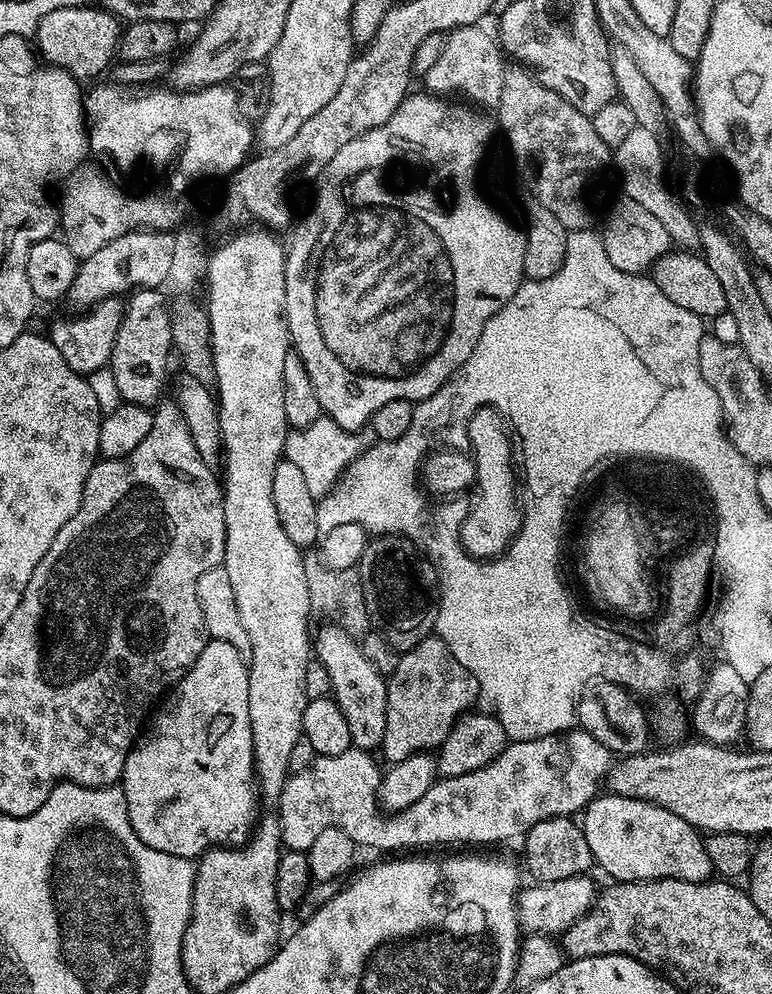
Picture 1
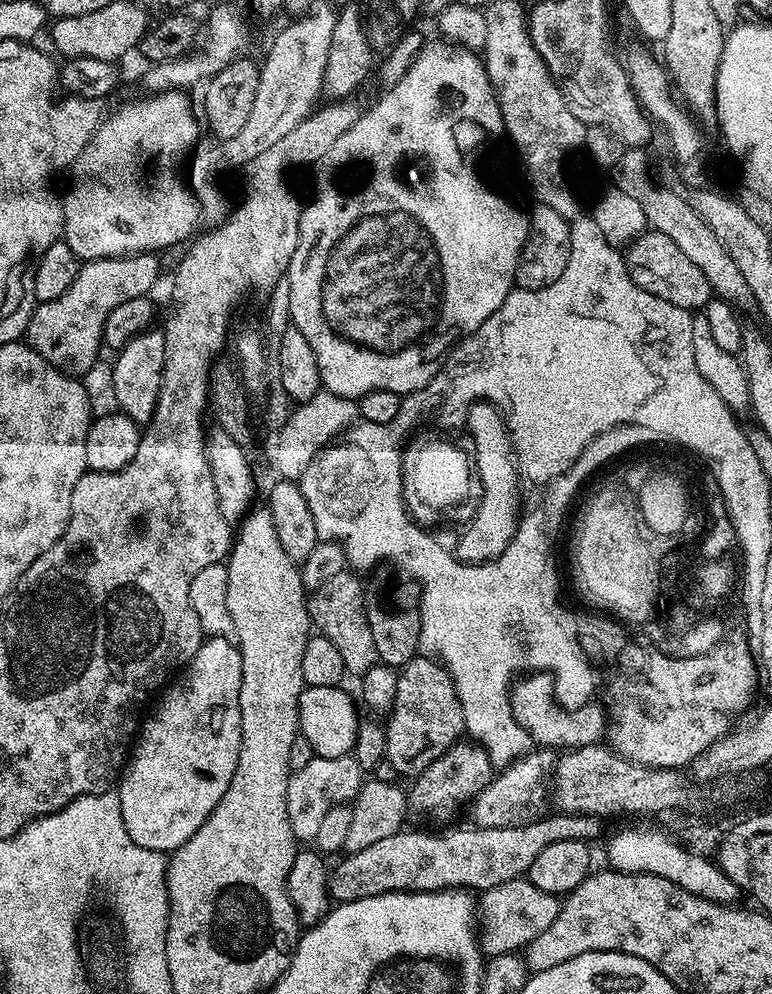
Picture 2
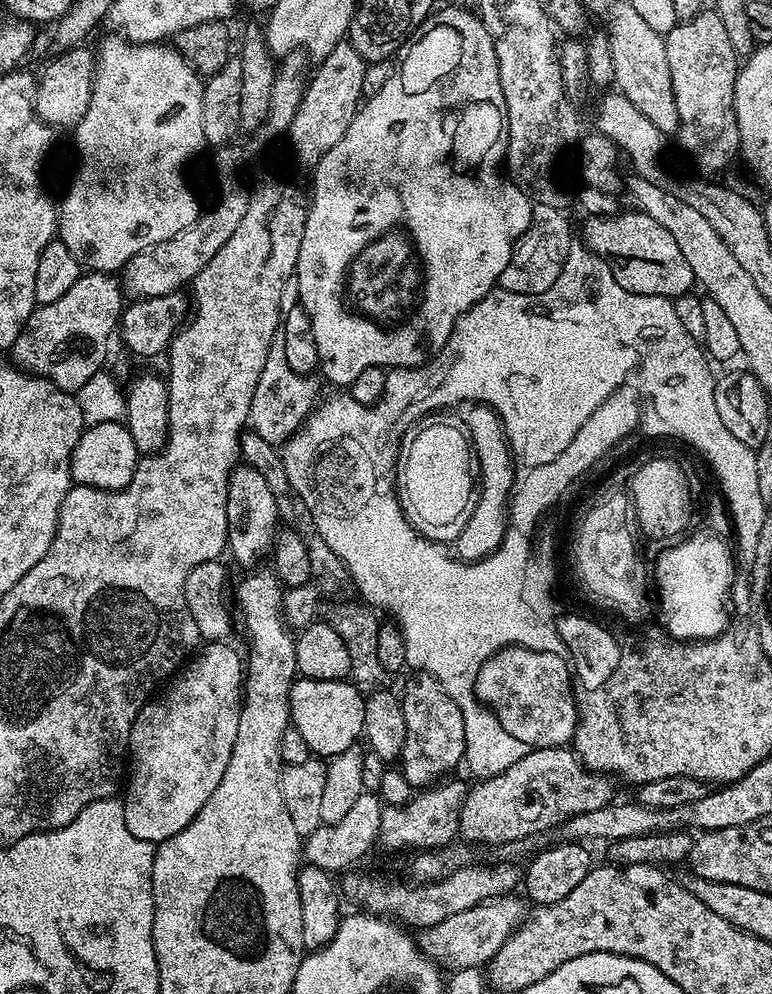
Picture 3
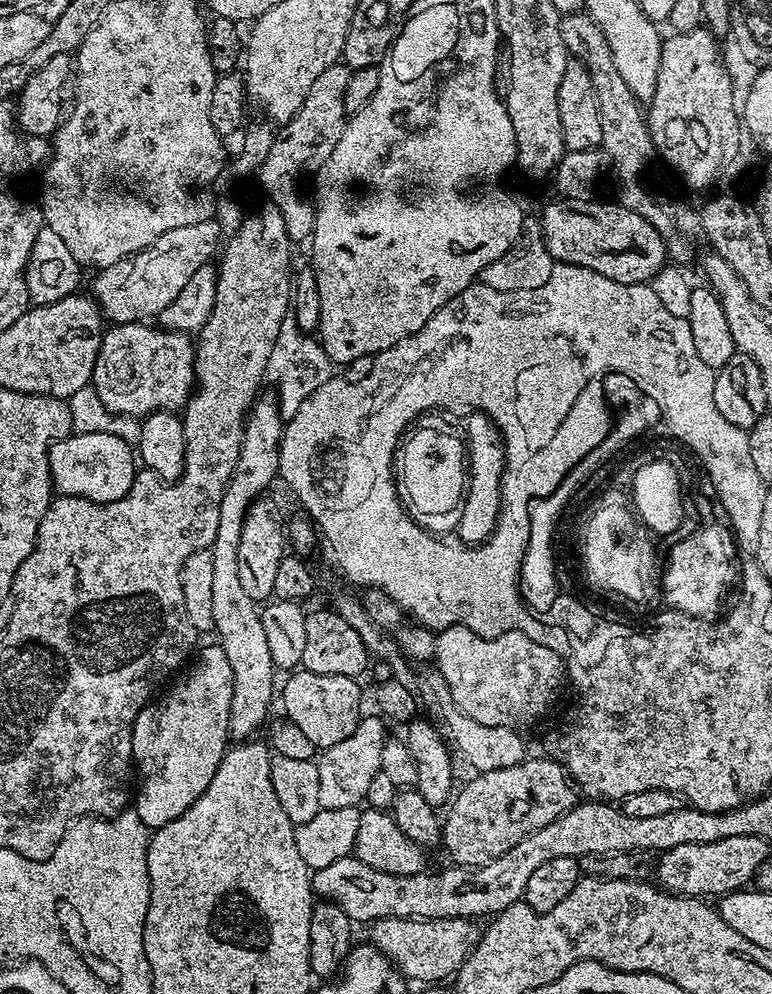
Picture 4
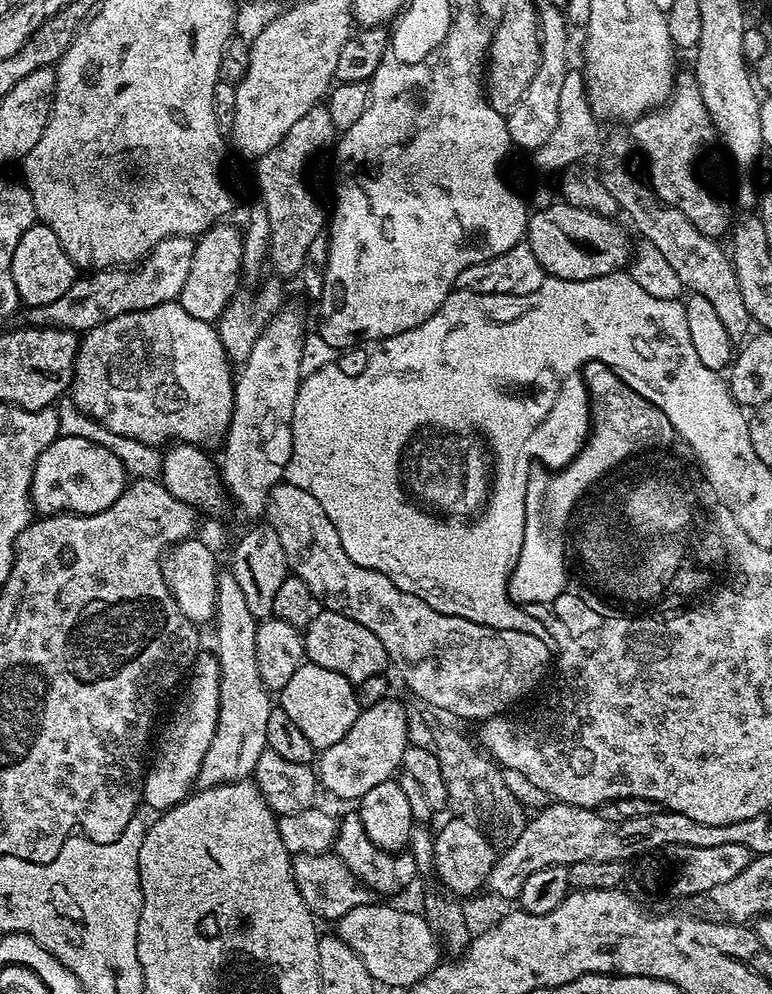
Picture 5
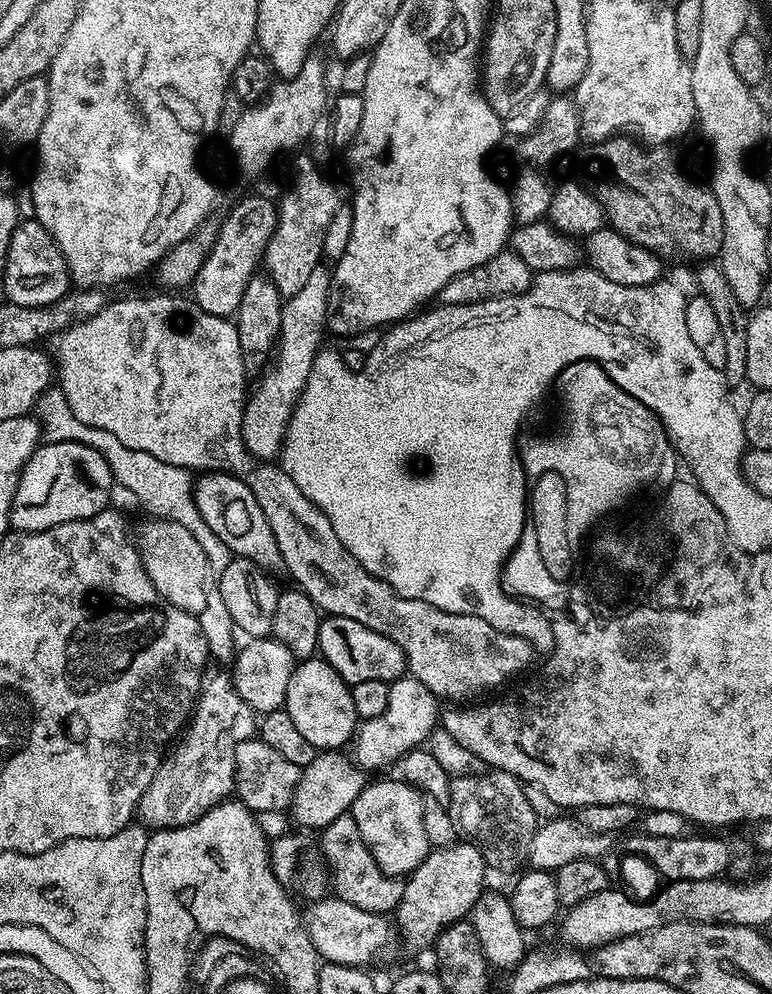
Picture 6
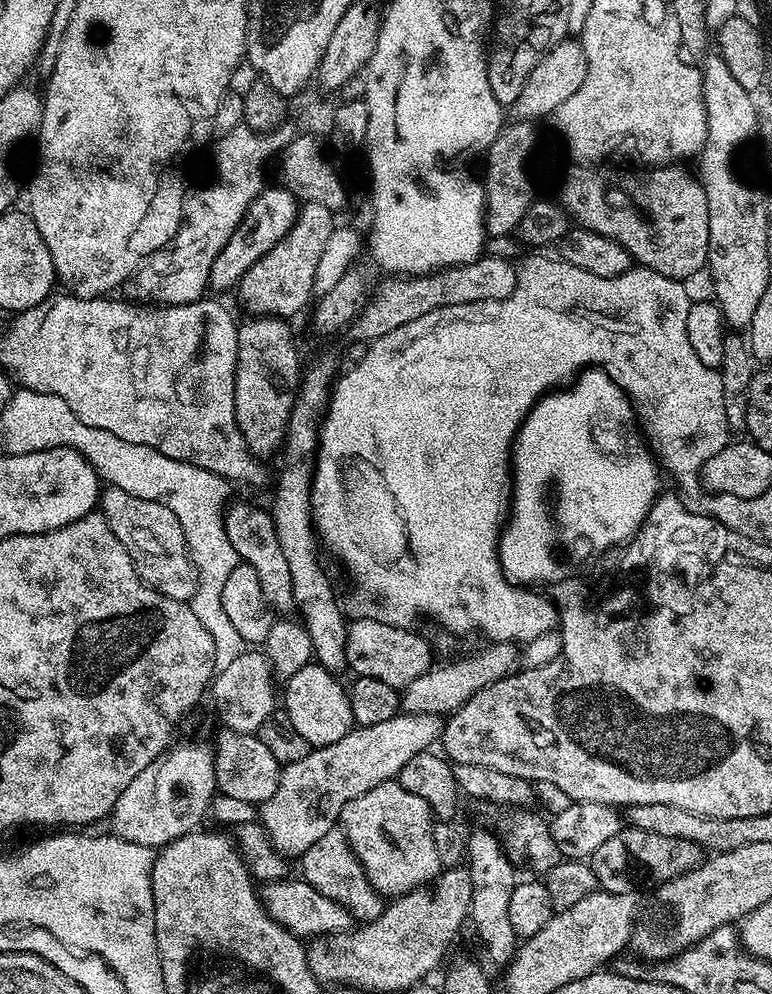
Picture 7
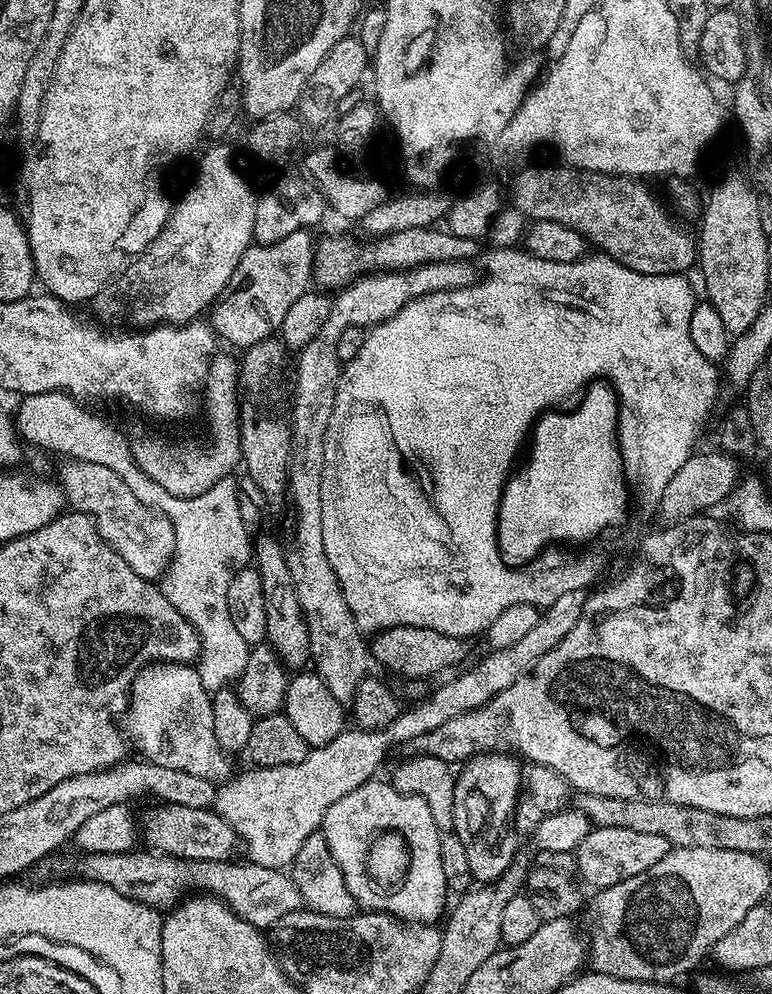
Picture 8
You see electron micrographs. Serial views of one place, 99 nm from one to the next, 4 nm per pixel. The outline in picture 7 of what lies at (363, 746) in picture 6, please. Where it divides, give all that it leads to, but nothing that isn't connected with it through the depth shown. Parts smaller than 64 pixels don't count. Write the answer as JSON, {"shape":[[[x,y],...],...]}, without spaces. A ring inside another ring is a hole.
{"shape":[[[492,642],[489,648],[481,650],[477,656],[469,660],[456,660],[442,668],[433,666],[422,678],[414,678],[410,686],[402,689],[402,708],[404,712],[425,712],[426,714],[451,714],[461,708],[478,690],[498,682],[503,676],[509,675],[518,664],[518,648],[512,642]]]}

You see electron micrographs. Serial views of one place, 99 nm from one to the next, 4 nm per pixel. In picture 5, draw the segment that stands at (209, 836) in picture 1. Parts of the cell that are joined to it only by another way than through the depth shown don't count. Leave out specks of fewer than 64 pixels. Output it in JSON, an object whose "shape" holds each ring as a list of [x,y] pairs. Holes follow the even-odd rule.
{"shape":[[[201,650],[196,653],[196,661],[192,663],[183,688],[184,693],[172,712],[172,721],[160,736],[156,757],[153,760],[151,757],[142,785],[143,803],[156,808],[157,813],[168,811],[193,791],[206,750],[210,750],[210,742],[214,740],[220,709],[220,659],[215,651]]]}

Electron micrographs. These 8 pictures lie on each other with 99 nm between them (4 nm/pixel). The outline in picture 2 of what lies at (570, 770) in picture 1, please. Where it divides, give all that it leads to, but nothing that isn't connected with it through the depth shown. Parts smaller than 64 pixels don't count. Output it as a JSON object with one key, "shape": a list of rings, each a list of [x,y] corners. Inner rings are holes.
{"shape":[[[533,750],[497,771],[470,805],[472,816],[476,819],[473,820],[475,827],[510,827],[531,821],[540,812],[538,810],[543,806],[543,800],[546,800],[546,781],[553,764],[554,756],[551,751]],[[352,754],[342,758],[313,756],[306,766],[302,766],[302,770],[292,772],[286,786],[286,810],[290,814],[290,830],[294,830],[297,841],[315,841],[322,818],[326,818],[331,808],[355,801],[361,787],[362,769]]]}

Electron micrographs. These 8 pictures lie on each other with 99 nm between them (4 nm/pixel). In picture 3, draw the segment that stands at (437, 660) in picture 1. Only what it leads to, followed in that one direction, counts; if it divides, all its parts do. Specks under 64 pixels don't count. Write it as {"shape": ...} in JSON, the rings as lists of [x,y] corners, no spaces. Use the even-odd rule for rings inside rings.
{"shape":[[[416,674],[408,684],[408,689],[402,692],[402,703],[404,706],[404,717],[406,718],[406,742],[402,742],[398,767],[403,772],[406,782],[412,784],[413,789],[423,790],[447,777],[456,767],[461,767],[464,759],[464,747],[466,746],[466,730],[464,729],[464,719],[462,710],[442,690],[442,686],[436,681],[436,677],[427,674]]]}

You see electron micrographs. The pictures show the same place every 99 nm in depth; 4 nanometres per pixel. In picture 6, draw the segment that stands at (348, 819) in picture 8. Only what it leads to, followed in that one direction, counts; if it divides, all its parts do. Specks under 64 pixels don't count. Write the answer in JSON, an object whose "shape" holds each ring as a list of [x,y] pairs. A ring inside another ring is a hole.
{"shape":[[[403,779],[376,780],[365,783],[358,798],[352,803],[350,814],[358,824],[362,842],[374,854],[374,862],[382,866],[388,876],[407,877],[428,856],[430,845],[426,830],[422,830],[421,793]]]}

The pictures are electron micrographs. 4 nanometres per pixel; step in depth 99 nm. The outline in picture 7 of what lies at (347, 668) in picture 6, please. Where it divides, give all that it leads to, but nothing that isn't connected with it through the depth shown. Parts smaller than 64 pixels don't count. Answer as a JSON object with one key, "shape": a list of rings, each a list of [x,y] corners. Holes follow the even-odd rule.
{"shape":[[[367,618],[351,621],[346,634],[348,668],[354,670],[357,677],[378,678],[397,690],[410,686],[414,678],[422,678],[422,674],[426,674],[434,664],[431,646],[410,629],[408,626]]]}

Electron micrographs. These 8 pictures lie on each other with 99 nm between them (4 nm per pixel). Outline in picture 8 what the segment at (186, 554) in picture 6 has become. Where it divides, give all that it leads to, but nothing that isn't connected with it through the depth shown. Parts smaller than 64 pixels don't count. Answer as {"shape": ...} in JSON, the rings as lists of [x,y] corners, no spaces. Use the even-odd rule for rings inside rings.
{"shape":[[[71,458],[63,461],[60,468],[58,483],[64,490],[67,503],[77,512],[84,512],[91,516],[98,526],[98,534],[118,554],[122,554],[122,562],[138,574],[138,578],[156,582],[163,577],[168,570],[168,563],[176,547],[174,546],[174,526],[156,508],[146,506],[146,502],[138,502],[114,474],[106,466],[98,466],[98,462],[86,462],[85,460],[74,460]]]}

